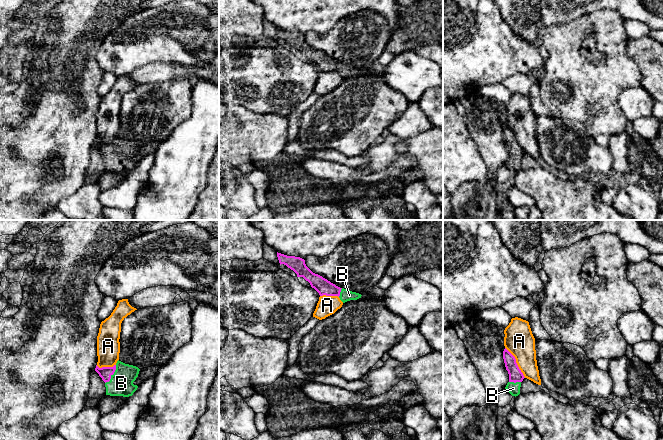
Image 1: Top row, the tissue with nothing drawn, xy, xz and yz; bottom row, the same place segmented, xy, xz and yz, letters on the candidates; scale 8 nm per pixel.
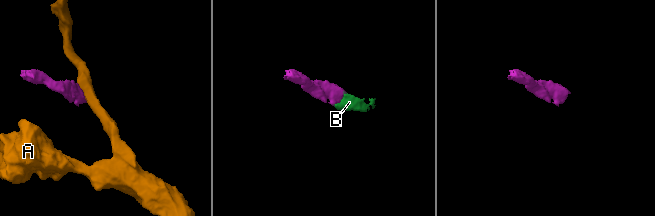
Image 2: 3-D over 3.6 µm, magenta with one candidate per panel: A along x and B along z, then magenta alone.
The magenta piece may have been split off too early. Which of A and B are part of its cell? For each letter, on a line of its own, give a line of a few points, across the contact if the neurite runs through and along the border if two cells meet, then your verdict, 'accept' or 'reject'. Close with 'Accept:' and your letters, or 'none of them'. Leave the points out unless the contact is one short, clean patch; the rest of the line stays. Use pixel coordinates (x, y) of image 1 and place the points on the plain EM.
A: line yz (505, 123), (514, 133), (518, 144), (525, 153); reject
B: line xy (105, 149), (112, 150), (121, 159); accept
Accept: B

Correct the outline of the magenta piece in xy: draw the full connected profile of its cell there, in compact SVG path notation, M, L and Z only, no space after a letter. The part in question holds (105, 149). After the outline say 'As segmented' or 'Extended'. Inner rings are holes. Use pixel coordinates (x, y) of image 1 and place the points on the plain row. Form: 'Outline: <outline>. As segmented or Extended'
Outline: M118 136L113 143L99 144L96 141L95 147L105 158L106 171L129 173L138 164L133 160L140 147L136 142Z. Extended

